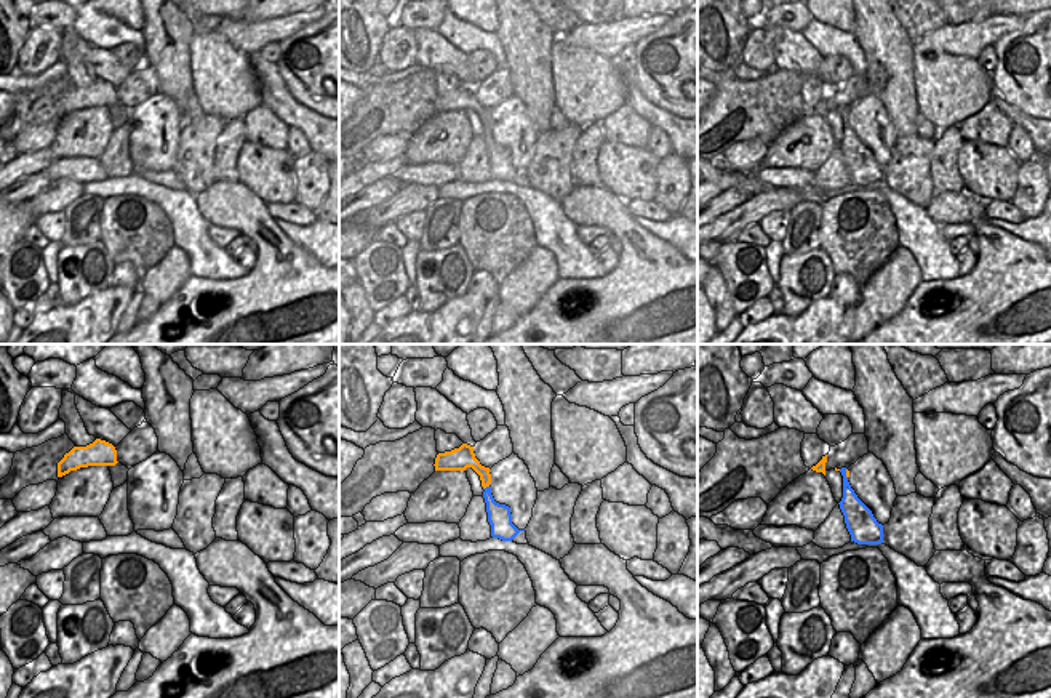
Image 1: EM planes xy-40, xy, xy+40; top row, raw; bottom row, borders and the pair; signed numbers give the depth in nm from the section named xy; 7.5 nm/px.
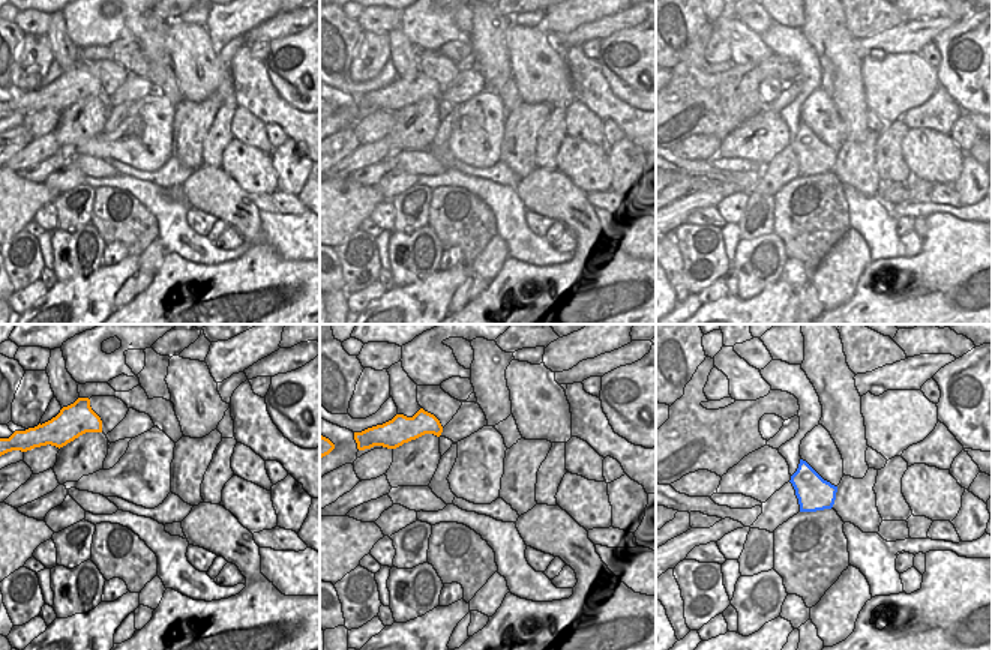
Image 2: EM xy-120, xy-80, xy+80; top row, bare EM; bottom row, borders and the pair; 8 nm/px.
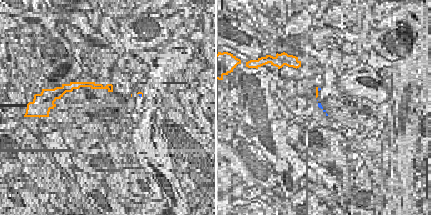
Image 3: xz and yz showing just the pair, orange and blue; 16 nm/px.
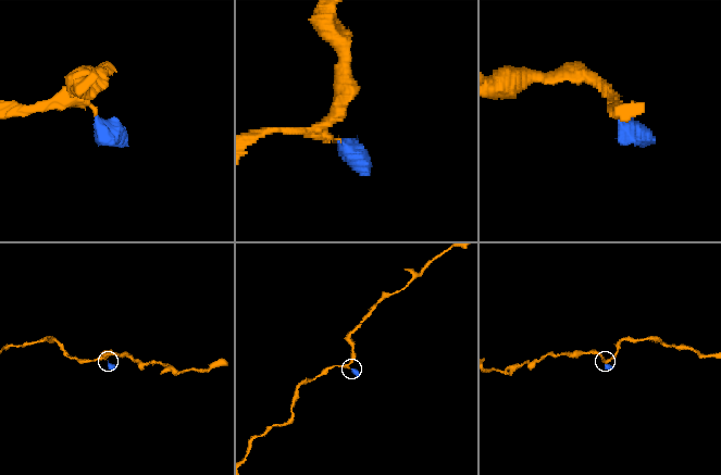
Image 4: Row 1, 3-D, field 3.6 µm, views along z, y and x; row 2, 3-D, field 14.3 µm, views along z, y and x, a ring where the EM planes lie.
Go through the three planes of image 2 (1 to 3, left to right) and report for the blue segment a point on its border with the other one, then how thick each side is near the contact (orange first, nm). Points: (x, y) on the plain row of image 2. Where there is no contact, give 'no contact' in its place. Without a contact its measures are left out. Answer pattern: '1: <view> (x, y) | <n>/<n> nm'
1: no contact
2: no contact
3: no contact

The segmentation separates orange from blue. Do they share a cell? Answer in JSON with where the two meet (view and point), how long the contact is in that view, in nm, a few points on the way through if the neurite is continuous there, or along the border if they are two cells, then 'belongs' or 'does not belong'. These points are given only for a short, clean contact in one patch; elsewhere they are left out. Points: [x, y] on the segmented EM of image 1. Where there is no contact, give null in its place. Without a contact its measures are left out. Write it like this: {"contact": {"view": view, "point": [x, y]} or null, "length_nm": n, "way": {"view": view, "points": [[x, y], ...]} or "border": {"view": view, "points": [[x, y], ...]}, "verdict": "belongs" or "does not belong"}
{"contact": {"view": "xy", "point": [485, 487]}, "length_nm": 60, "way": {"view": "xy", "points": [[466, 460], [485, 476], [485, 487], [488, 500], [499, 516]]}, "verdict": "belongs"}

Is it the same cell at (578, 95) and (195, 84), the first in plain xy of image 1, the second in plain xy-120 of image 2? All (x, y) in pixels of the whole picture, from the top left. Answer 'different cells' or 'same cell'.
same cell

